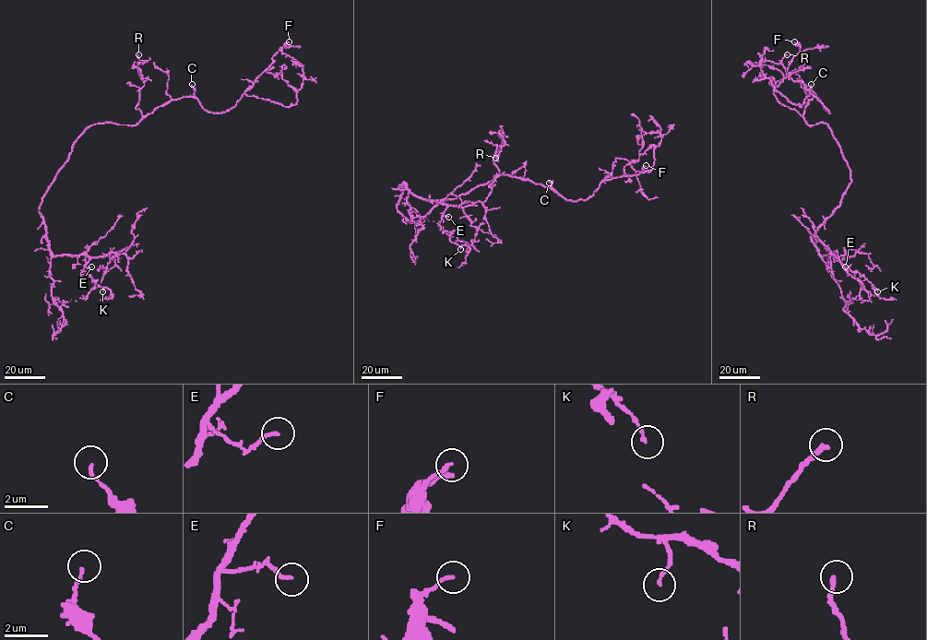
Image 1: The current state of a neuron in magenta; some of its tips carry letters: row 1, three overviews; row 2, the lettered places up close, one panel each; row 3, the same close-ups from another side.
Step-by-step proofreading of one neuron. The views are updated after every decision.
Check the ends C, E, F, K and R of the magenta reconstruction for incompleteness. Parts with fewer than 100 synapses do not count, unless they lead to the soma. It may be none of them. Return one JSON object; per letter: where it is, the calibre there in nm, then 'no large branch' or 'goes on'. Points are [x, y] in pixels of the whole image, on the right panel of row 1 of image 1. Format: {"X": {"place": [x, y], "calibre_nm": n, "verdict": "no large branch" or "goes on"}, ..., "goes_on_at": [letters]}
{"C": {"place": [811, 84], "calibre_nm": 150, "verdict": "no large branch"}, "E": {"place": [845, 266], "calibre_nm": 170, "verdict": "no large branch"}, "F": {"place": [794, 41], "calibre_nm": 150, "verdict": "no large branch"}, "K": {"place": [877, 291], "calibre_nm": 140, "verdict": "no large branch"}, "R": {"place": [787, 54], "calibre_nm": 200, "verdict": "no large branch"}, "goes_on_at": []}

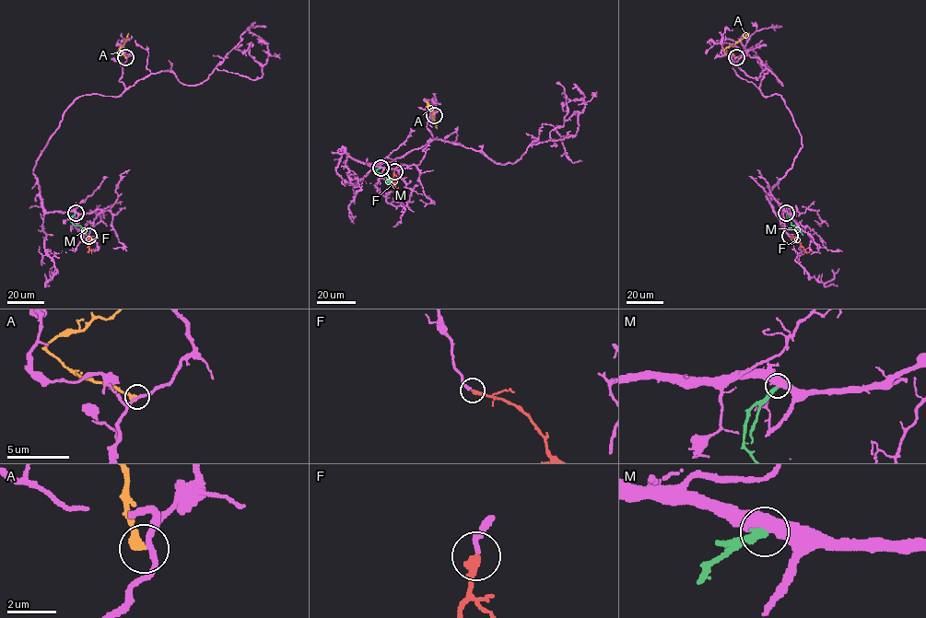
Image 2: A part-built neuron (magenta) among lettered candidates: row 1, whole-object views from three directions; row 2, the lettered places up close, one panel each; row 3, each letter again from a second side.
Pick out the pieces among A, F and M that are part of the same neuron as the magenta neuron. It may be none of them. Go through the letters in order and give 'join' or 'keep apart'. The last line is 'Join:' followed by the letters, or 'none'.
A: keep apart
F: join
M: keep apart
Join: F

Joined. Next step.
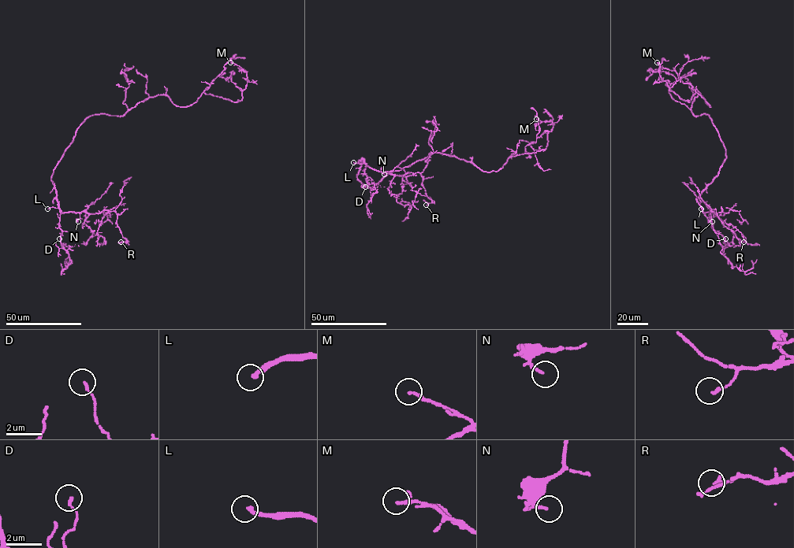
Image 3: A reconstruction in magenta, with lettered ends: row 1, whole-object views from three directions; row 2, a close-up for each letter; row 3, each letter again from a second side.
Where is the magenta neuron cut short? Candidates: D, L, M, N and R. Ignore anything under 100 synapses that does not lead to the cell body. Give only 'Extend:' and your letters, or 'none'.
Extend: L

